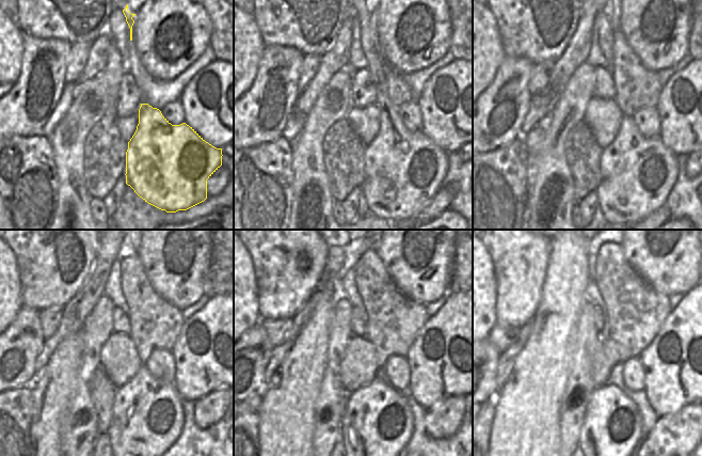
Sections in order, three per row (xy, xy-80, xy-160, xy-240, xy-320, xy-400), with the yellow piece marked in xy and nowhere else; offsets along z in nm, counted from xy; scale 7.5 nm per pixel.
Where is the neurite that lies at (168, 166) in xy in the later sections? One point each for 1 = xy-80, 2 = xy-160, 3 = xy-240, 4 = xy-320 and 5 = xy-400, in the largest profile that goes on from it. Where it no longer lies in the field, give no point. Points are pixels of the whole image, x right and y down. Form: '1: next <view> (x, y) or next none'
1: next xy-80 (403, 170)
2: next xy-160 (638, 173)
3: next xy-240 (147, 419)
4: next xy-320 (378, 423)
5: next xy-400 (612, 426)

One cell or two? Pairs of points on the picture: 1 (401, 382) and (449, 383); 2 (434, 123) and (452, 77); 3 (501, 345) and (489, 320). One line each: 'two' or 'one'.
1: two
2: one
3: two

